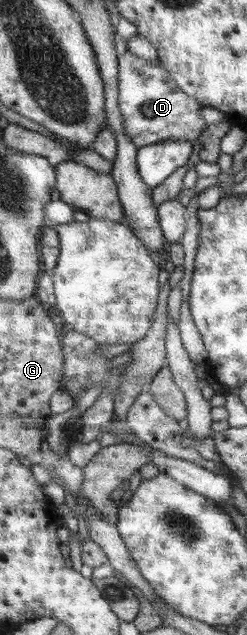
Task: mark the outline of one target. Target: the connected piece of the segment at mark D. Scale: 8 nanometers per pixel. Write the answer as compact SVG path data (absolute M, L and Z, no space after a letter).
M131 52L118 58L118 102L125 134L137 148L165 140L197 140L207 123L201 117L201 104L177 86L169 71L157 61L146 61Z

